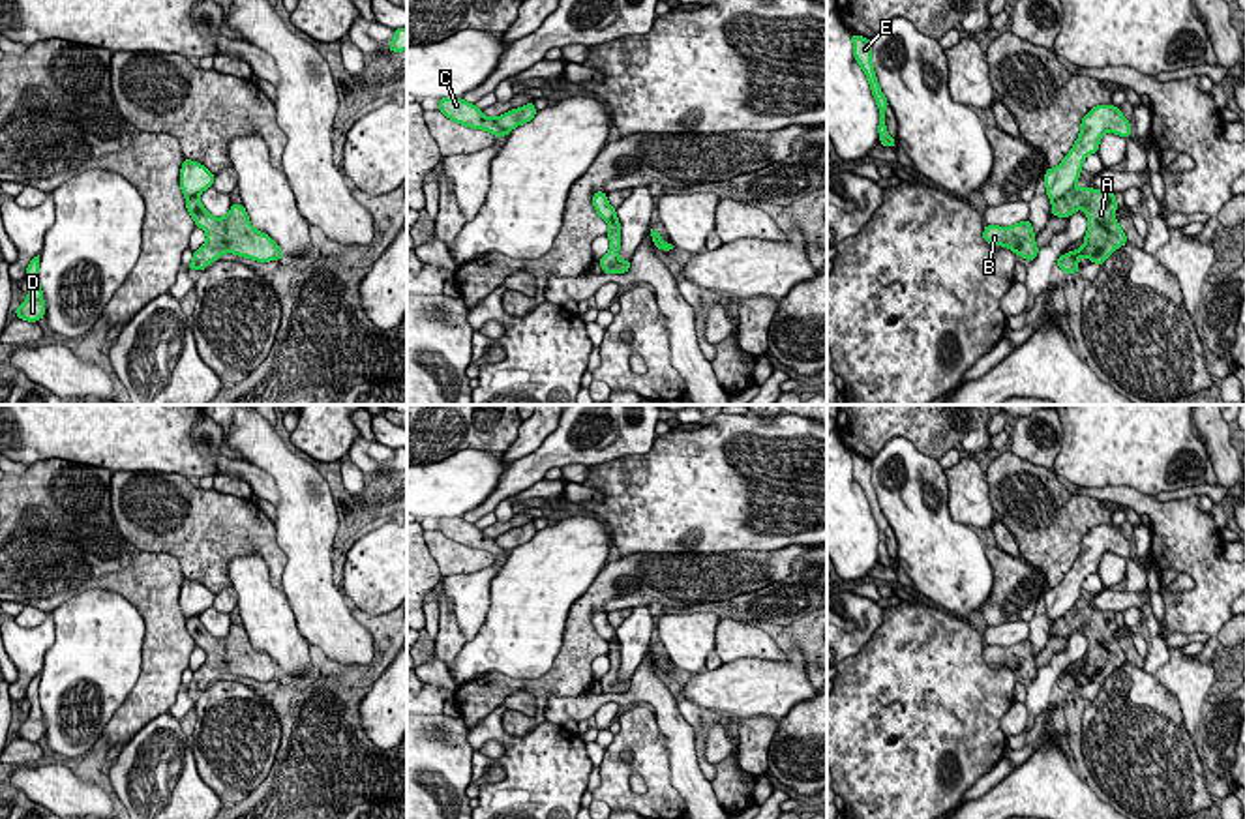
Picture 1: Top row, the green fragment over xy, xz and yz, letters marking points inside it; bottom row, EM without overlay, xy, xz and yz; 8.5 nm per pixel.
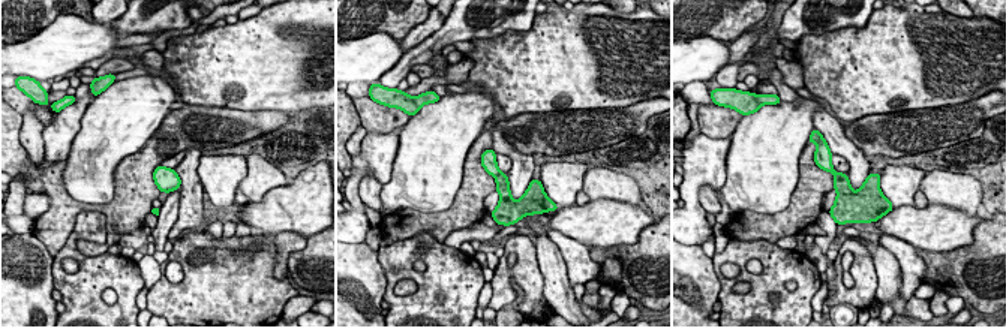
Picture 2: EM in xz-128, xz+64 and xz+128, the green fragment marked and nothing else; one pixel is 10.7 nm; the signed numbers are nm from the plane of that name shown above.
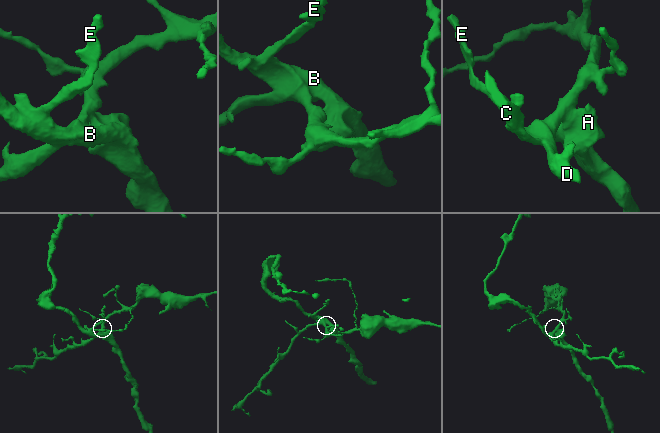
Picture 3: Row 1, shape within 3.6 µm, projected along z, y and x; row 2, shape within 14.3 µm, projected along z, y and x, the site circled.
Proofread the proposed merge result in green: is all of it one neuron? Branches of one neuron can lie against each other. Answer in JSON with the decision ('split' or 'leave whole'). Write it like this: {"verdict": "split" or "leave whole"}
{"verdict": "split"}

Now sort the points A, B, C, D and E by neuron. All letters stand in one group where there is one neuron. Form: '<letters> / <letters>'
A B C / D E

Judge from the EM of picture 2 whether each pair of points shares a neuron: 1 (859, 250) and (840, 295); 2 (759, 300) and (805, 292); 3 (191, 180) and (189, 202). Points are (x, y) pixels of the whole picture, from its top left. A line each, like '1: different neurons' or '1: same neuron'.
1: same neuron
2: same neuron
3: same neuron

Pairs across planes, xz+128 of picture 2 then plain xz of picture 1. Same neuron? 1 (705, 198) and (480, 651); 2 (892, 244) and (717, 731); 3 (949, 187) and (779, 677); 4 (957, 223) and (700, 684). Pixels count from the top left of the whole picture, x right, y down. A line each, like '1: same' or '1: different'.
1: different
2: same
3: different
4: same

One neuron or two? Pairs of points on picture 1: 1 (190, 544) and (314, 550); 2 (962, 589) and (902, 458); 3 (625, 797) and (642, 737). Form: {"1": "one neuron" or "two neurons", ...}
{"1": "two neurons", "2": "one neuron", "3": "one neuron"}

